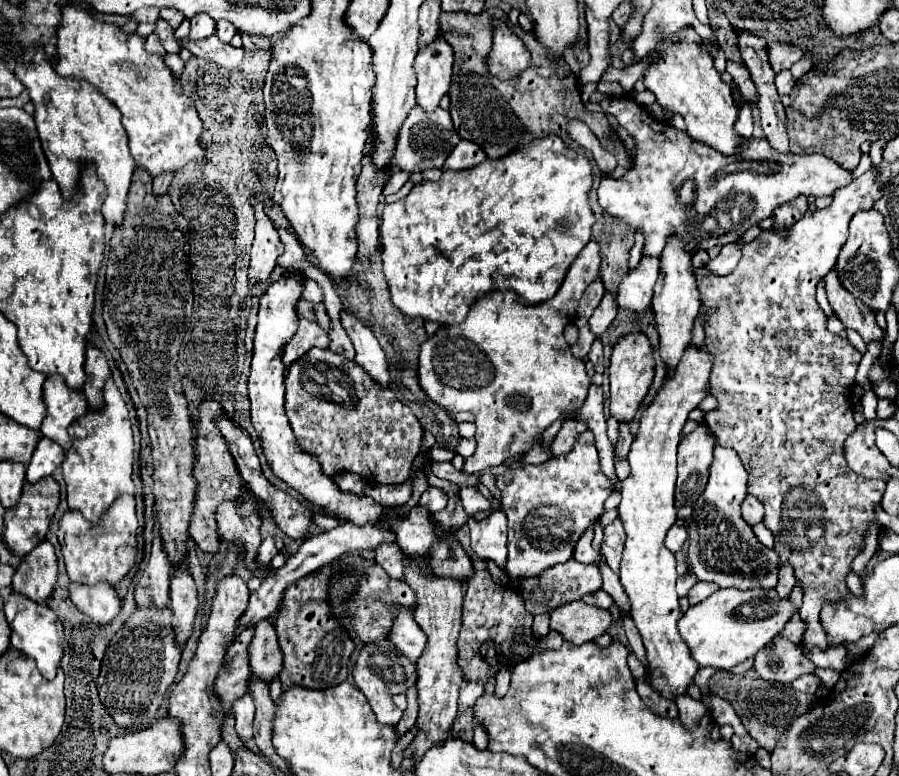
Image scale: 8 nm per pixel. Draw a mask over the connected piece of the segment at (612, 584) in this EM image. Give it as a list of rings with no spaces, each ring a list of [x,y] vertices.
[[[601,564],[601,576],[603,576],[603,590],[615,600],[615,604],[619,606],[619,612],[623,616],[627,616],[629,614],[629,598],[619,582],[619,576],[607,564]]]

